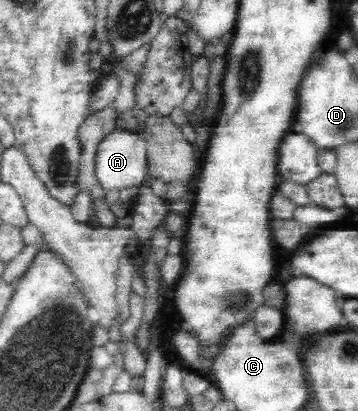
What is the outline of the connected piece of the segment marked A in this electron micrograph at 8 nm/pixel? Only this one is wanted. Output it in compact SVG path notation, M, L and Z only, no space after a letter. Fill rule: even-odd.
M115 128L98 144L95 163L95 176L105 191L121 191L133 186L140 187L148 178L146 141L140 133Z

